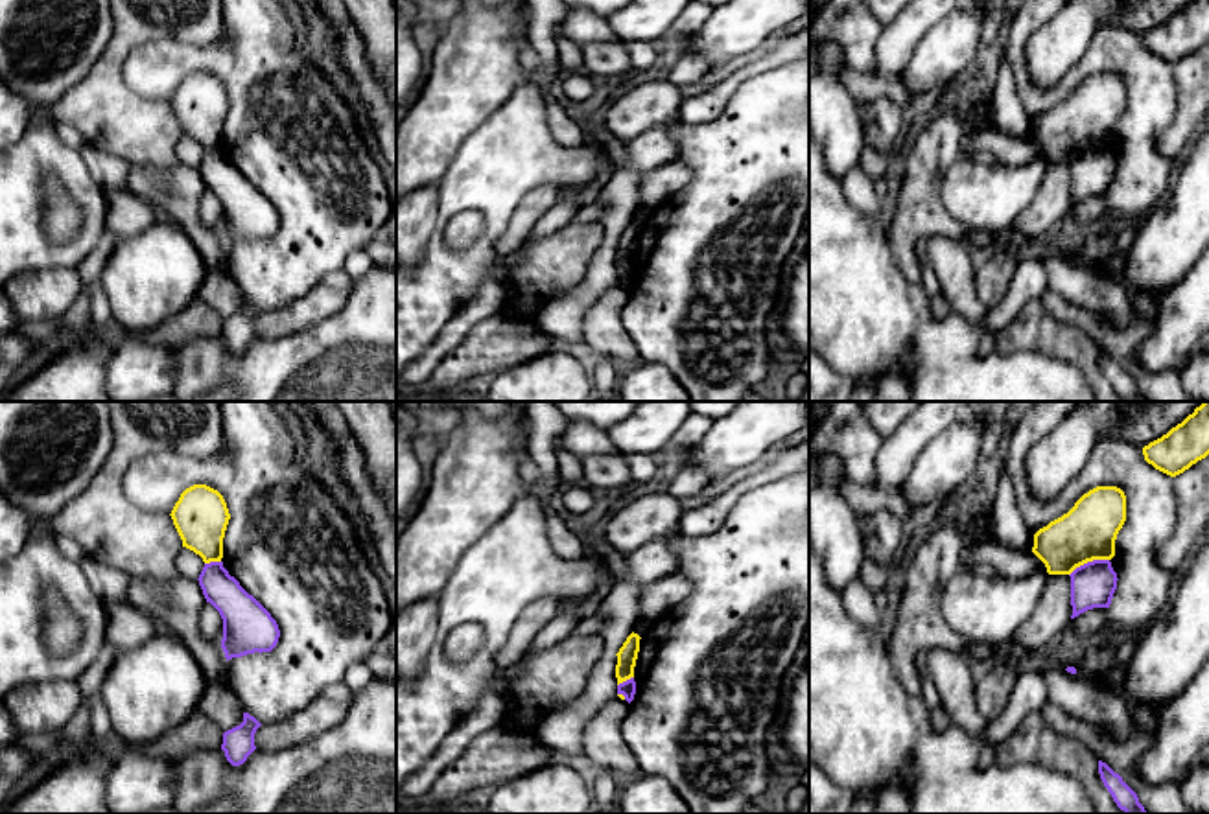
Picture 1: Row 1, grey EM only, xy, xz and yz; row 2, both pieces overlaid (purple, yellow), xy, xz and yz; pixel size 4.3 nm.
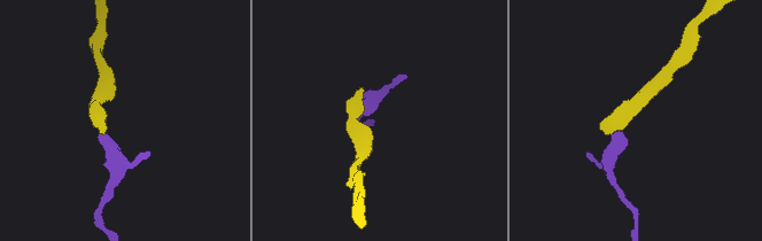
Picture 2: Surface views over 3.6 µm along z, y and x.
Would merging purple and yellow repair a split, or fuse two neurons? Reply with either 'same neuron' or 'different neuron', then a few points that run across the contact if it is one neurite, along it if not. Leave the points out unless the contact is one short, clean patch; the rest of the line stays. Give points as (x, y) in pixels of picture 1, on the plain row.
different neuron; line yz (1108, 146), (1088, 148), (1069, 162)

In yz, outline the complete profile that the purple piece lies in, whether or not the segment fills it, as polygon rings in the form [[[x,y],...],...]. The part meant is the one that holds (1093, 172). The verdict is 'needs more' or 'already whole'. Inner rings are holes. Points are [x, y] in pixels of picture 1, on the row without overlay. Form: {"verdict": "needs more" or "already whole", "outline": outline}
{"verdict": "already whole", "outline": [[[1093,147],[1071,162],[1071,206],[1093,195],[1109,195],[1117,177],[1117,160],[1109,147]]]}

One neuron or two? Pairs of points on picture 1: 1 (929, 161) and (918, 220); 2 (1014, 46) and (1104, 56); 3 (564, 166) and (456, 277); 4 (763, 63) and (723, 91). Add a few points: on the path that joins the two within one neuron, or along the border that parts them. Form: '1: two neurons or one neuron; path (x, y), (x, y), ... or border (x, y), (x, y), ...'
1: one neuron; path (924, 175), (920, 205)
2: one neuron; path (1021, 74), (1038, 94), (1056, 94), (1077, 76)
3: one neuron; path (529, 174), (498, 205), (496, 225), (489, 242)
4: one neuron; path (754, 67), (732, 81)

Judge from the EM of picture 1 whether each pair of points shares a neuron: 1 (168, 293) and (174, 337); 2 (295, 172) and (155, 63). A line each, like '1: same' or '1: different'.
1: different
2: same

